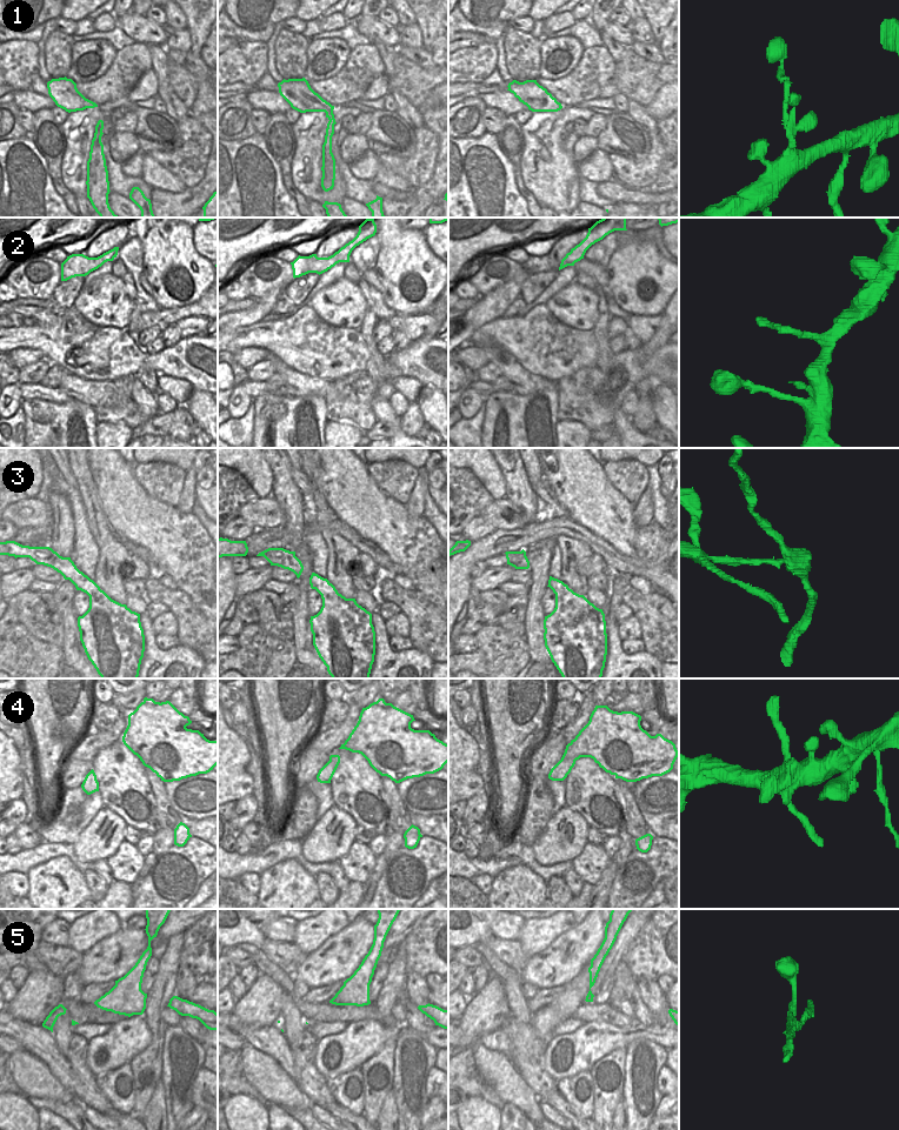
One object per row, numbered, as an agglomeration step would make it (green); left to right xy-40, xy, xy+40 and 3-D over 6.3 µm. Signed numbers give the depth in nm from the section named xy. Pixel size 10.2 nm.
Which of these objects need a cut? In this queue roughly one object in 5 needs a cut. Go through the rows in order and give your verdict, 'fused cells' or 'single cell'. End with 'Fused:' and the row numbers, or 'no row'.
1: single cell
2: single cell
3: fused cells
4: single cell
5: single cell
Fused: 3

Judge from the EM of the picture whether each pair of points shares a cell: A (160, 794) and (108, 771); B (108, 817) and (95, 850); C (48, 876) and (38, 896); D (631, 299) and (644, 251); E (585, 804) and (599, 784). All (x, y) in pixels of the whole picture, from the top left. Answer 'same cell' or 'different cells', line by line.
A: different cells
B: same cell
C: same cell
D: same cell
E: same cell

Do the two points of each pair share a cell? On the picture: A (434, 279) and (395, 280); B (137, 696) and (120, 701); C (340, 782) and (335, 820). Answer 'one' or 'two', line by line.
A: one
B: one
C: two

